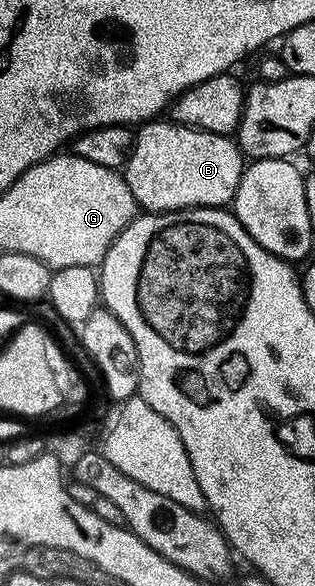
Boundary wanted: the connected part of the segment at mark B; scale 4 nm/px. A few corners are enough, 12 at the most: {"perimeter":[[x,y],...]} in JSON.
{"perimeter":[[172,120],[123,167],[145,212],[225,208],[247,165],[232,137]]}

